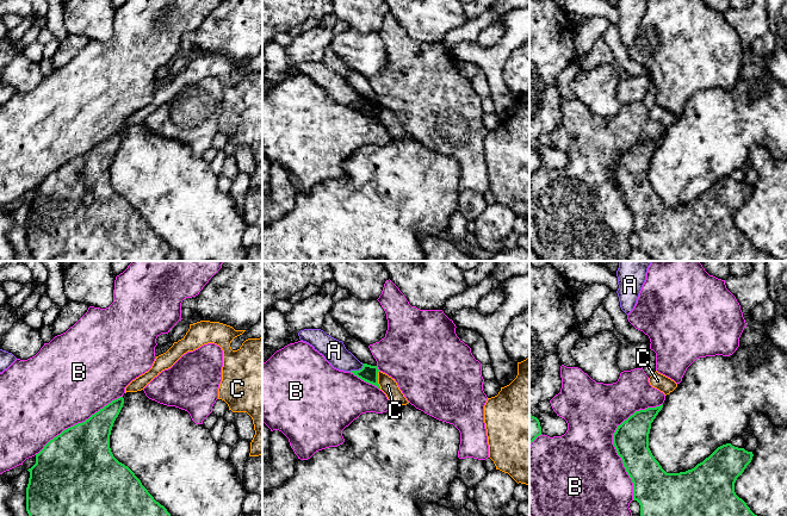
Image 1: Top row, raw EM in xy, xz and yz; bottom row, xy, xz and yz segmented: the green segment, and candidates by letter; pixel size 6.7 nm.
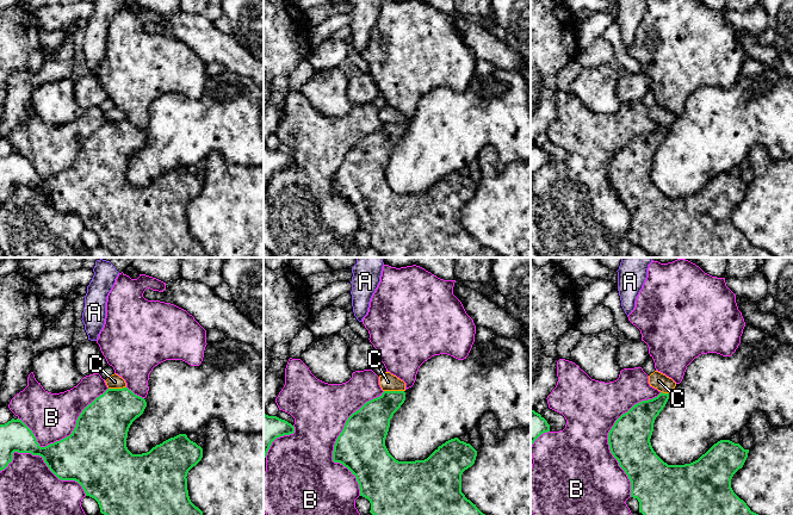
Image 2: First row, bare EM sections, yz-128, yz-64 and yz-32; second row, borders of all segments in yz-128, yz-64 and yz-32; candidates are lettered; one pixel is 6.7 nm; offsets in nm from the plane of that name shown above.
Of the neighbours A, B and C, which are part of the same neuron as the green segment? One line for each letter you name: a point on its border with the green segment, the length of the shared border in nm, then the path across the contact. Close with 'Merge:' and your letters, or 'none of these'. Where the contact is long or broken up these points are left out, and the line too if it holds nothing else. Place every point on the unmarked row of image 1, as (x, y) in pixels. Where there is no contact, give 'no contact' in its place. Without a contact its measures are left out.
Merge: none of these

